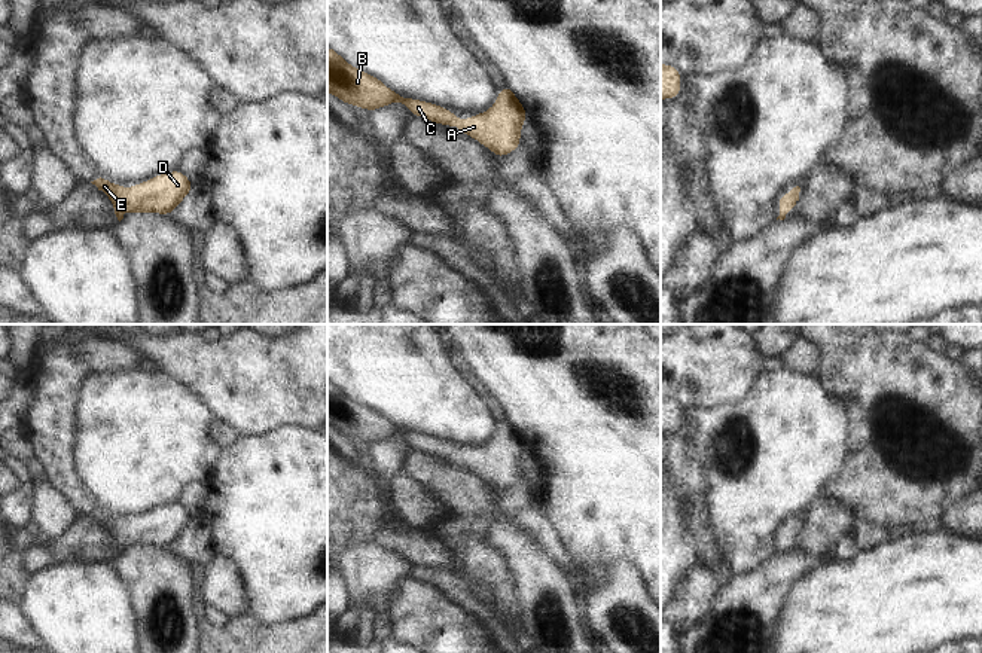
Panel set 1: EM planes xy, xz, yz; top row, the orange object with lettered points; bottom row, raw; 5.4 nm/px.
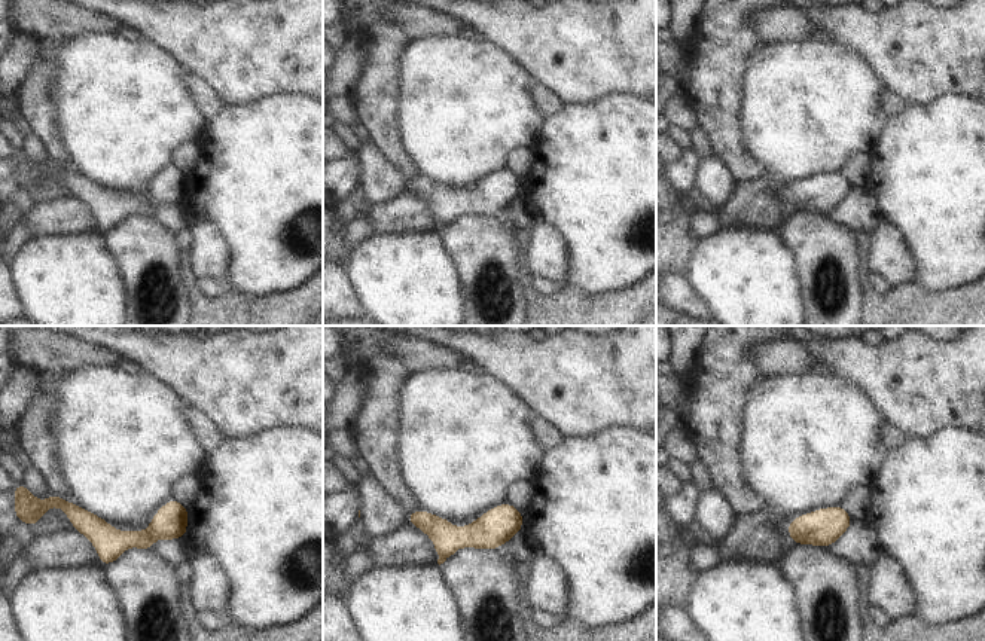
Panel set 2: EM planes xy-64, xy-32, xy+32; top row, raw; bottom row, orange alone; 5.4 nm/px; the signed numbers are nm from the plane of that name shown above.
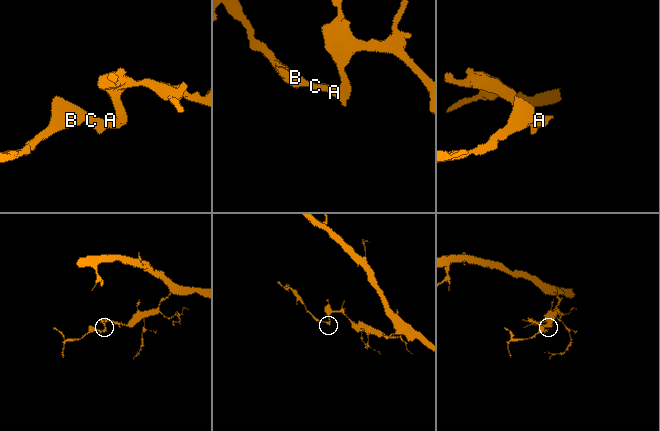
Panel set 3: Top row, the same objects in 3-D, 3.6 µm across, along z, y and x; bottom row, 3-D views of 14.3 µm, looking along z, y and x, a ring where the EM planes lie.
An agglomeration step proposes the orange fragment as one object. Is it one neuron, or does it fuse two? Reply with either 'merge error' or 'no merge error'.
no merge error

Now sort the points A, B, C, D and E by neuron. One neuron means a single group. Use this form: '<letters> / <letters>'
A B C D E

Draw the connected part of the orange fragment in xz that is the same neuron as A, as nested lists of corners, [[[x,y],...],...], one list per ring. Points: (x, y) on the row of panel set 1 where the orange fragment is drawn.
[[[327,46],[327,92],[348,106],[368,112],[400,103],[412,116],[443,126],[457,126],[463,134],[490,149],[497,159],[521,146],[522,123],[528,119],[525,107],[509,85],[498,88],[498,97],[491,109],[460,120],[454,112],[439,104],[394,92],[381,79],[353,67],[330,46]]]

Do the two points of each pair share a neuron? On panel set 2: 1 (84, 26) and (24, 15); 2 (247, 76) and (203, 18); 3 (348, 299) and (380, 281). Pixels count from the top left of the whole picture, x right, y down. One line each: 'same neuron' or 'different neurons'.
1: same neuron
2: same neuron
3: different neurons

